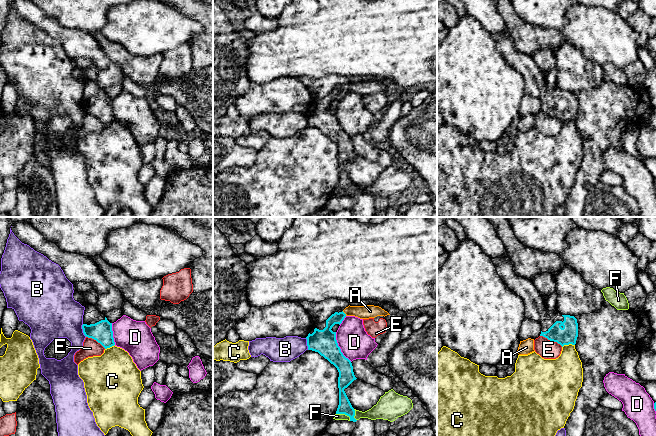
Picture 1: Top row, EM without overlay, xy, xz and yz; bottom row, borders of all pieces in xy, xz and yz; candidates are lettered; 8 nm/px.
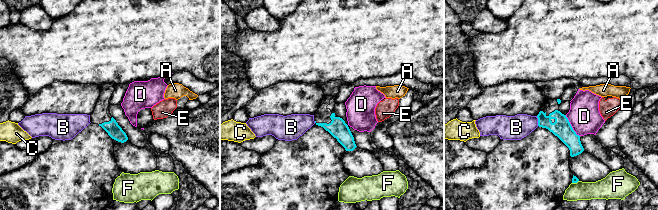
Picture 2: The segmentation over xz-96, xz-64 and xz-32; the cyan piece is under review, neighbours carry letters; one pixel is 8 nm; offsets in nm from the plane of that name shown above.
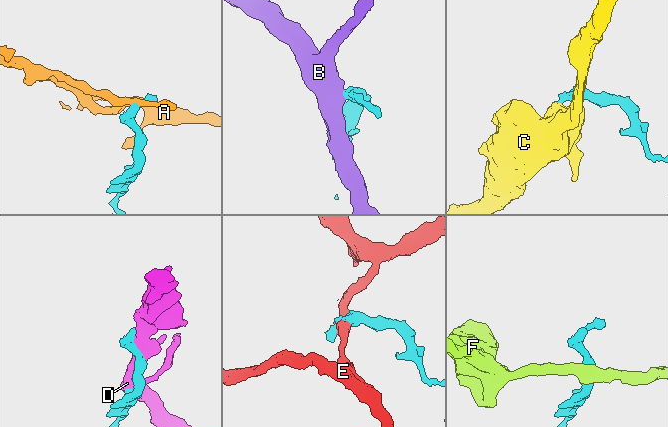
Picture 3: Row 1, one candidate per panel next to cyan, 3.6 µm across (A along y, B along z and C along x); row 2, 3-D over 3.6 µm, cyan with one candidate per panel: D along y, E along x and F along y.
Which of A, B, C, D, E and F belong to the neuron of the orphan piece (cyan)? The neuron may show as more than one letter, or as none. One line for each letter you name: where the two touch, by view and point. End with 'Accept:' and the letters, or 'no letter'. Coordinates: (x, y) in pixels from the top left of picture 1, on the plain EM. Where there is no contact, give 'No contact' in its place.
Accept: no letter

